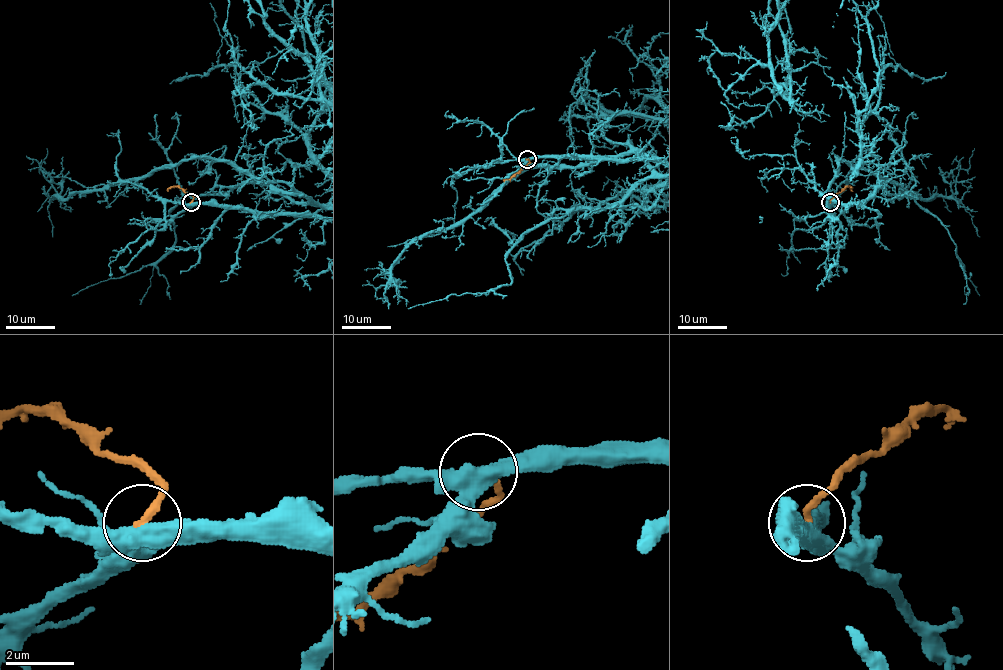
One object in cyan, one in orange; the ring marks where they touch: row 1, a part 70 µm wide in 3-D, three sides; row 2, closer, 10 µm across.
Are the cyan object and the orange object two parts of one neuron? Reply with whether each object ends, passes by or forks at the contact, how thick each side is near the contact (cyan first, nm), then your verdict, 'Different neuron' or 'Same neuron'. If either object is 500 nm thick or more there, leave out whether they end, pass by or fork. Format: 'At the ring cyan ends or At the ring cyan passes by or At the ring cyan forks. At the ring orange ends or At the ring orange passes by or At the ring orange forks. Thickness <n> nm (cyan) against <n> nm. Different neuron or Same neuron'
At the ring cyan forks. At the ring orange ends. Thickness 400 nm (cyan) against 200 nm. Different neuron

